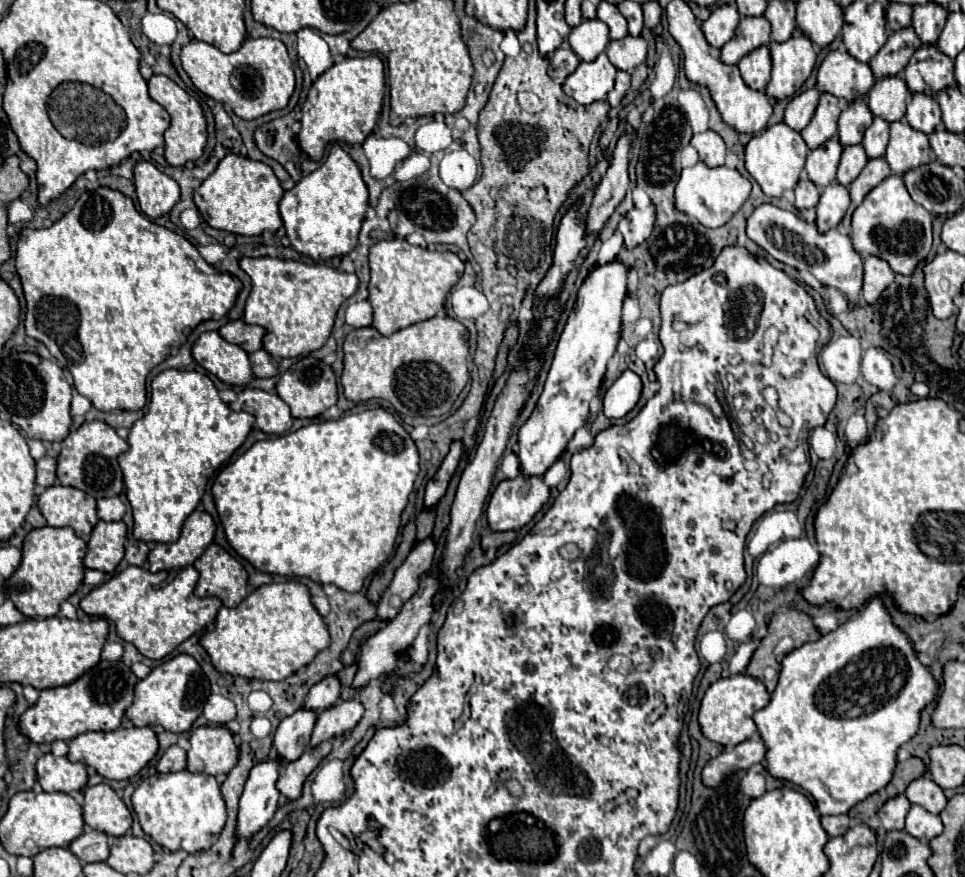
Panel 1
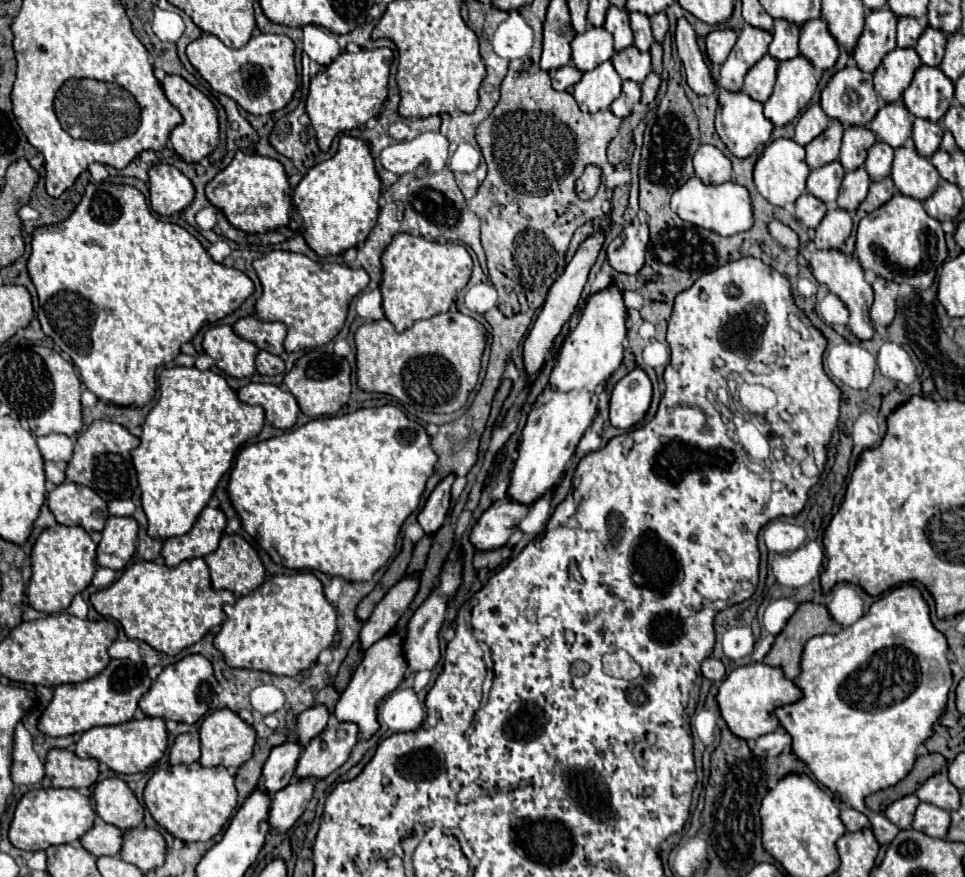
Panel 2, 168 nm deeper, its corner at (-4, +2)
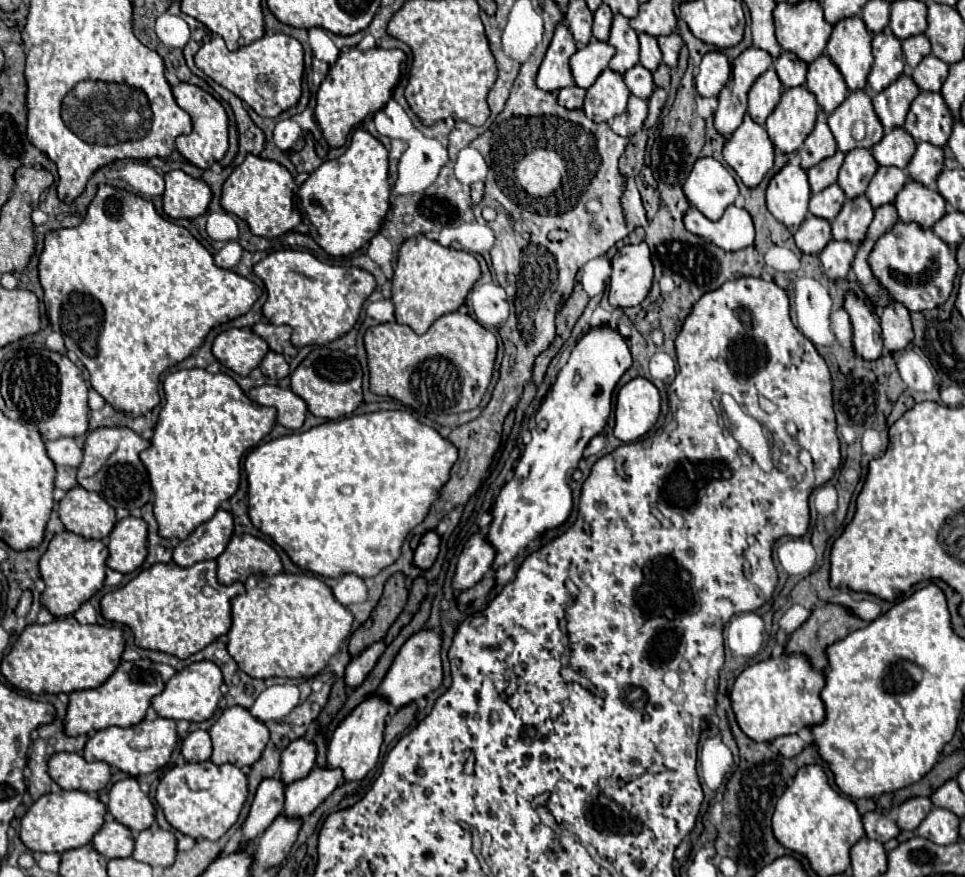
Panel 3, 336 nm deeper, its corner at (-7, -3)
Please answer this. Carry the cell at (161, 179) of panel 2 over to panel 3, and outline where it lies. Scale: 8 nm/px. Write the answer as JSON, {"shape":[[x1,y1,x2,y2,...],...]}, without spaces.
{"shape":[[169,171,165,175,163,209,173,219,193,219,207,211,211,203,211,189,205,181,193,179,183,171]]}

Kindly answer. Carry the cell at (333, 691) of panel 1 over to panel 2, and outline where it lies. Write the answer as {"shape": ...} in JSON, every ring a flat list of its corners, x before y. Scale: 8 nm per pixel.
{"shape":[[316,704,308,710,304,710,298,716,298,732,296,732,298,742,302,746,306,746,316,734,320,734,326,728,328,718,330,718,330,710,324,704]]}

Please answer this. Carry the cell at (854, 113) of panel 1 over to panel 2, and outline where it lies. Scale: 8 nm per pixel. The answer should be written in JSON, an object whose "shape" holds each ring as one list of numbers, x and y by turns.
{"shape":[[848,126,844,130,840,162,844,170,854,170,864,164,866,150,876,142,876,134,866,126]]}

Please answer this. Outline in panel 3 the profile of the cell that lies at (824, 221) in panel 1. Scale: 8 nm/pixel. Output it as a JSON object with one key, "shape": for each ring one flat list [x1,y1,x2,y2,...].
{"shape":[[831,241,823,253,819,255,823,269,825,269,825,279,829,281,843,281,847,279,847,273,851,269,853,257,857,253,857,247,851,243,839,243,839,241]]}

